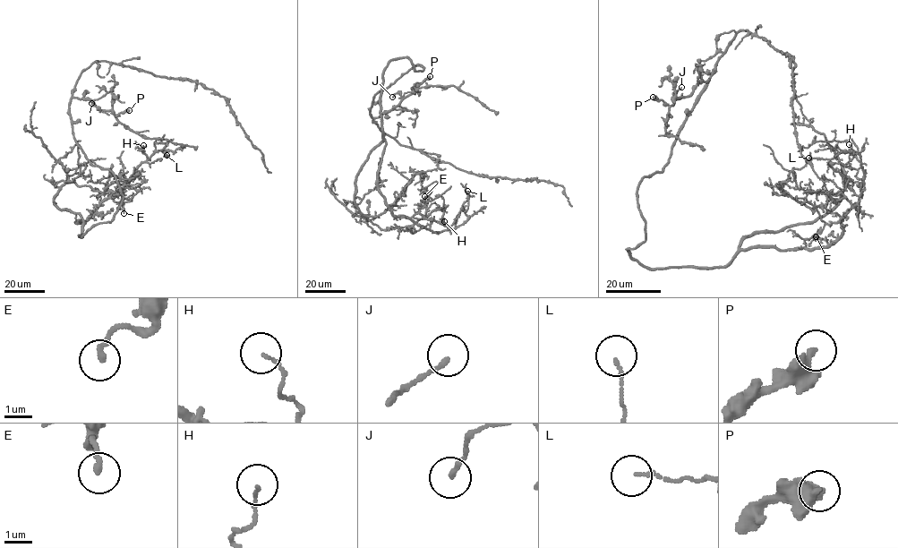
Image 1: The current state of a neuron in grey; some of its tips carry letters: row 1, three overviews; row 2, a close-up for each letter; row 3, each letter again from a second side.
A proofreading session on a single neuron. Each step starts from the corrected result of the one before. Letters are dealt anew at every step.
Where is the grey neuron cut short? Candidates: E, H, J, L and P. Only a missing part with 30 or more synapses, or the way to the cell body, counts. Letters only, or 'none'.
none

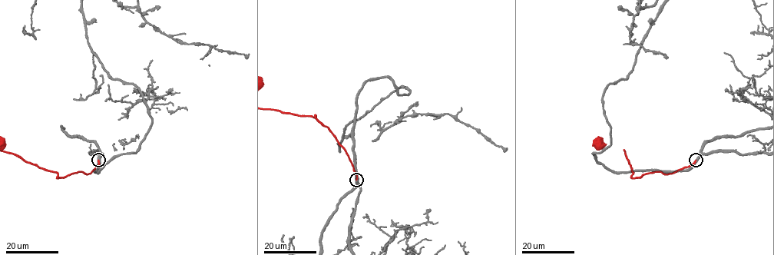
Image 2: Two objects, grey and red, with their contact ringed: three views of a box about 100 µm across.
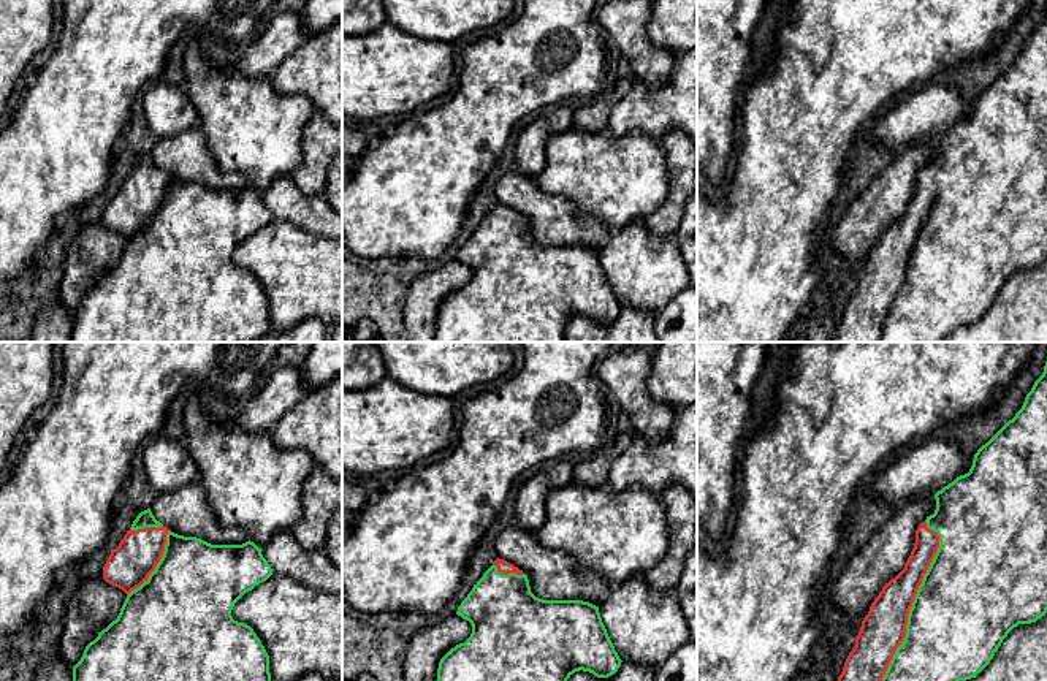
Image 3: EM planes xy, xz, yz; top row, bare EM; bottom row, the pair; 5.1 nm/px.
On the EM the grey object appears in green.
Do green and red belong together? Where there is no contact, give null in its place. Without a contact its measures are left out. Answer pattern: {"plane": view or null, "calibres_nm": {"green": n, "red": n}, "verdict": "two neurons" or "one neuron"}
{"plane": "yz", "calibres_nm": {"green": 500, "red": 220}, "verdict": "one neuron"}

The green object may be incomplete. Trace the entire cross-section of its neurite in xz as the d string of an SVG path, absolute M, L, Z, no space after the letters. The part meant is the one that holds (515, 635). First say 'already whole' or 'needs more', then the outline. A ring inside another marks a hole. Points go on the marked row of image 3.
needs more; M499 557L474 584L456 614L470 622L472 633L440 659L437 681L567 681L580 670L608 678L622 662L607 633L599 607L583 600L539 599L531 592L527 575Z

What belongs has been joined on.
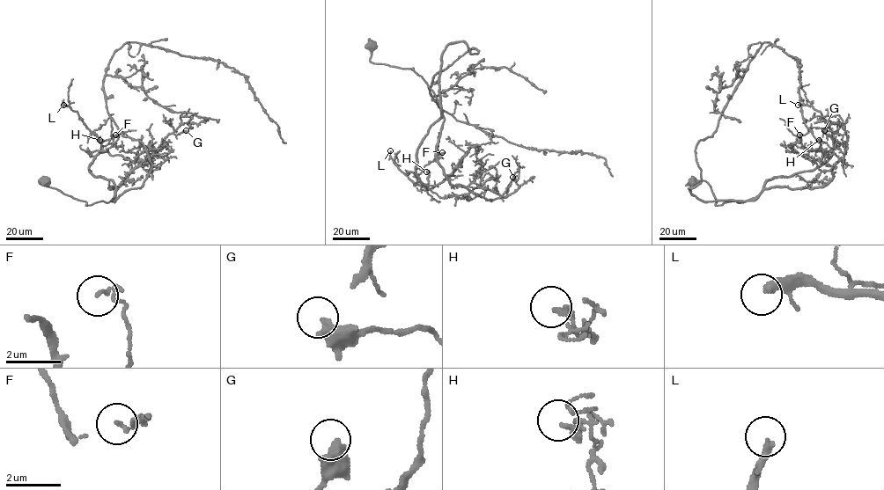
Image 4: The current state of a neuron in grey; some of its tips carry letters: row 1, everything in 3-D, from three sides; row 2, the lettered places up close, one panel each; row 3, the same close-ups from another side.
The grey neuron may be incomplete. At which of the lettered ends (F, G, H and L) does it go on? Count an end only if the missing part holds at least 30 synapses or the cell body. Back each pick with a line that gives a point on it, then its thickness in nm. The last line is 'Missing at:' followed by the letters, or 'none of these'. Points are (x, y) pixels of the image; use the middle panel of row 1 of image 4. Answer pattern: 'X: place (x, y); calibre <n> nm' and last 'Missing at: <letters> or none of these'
L: place (390, 150); calibre 220 nm
Missing at: L

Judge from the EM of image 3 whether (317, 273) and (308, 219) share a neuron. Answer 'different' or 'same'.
same

